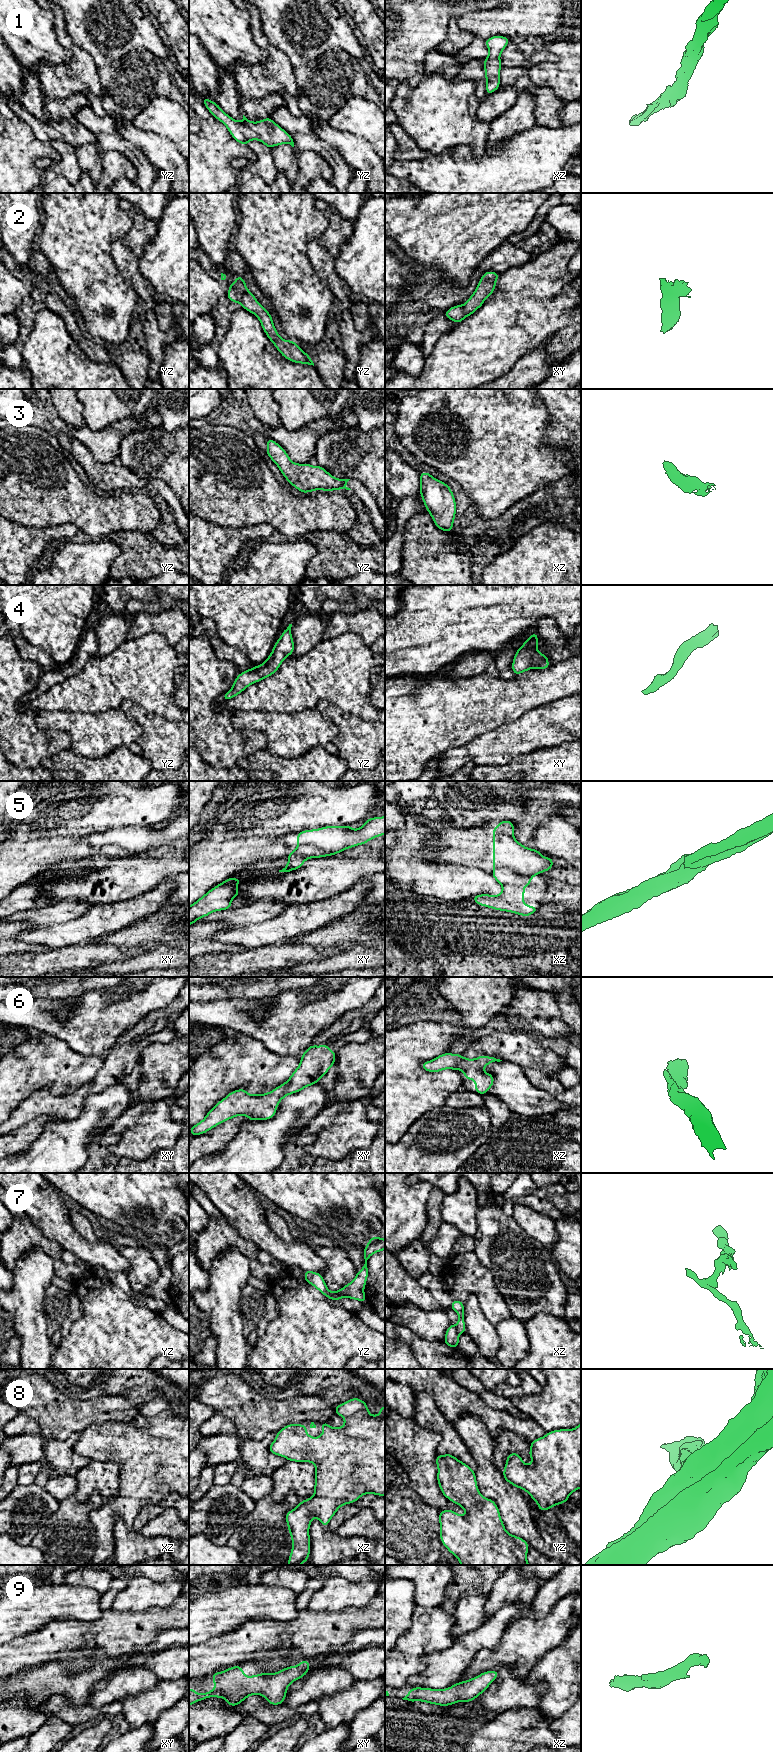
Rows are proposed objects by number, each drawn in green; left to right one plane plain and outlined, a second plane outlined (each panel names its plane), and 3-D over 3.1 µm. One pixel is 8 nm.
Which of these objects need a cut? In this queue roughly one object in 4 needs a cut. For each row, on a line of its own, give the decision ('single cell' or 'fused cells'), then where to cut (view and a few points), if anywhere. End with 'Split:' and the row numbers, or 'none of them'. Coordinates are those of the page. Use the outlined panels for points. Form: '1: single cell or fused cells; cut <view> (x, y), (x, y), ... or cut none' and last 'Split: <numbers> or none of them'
1: single cell; cut none
2: single cell; cut none
3: single cell; cut none
4: single cell; cut none
5: fused cells; cut xz (493, 869), (511, 869), (519, 873), (534, 875)
6: single cell; cut none
7: fused cells; cut yz (342, 1288), (348, 1297)
8: single cell; cut none
9: single cell; cut none
Split: 5, 7

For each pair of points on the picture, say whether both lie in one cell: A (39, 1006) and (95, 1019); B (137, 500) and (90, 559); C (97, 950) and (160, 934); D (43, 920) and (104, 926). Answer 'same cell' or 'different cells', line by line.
A: same cell
B: different cells
C: different cells
D: different cells

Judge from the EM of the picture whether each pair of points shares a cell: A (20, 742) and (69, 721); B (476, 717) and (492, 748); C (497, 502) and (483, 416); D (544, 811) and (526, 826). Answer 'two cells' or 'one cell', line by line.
A: two cells
B: two cells
C: one cell
D: one cell

